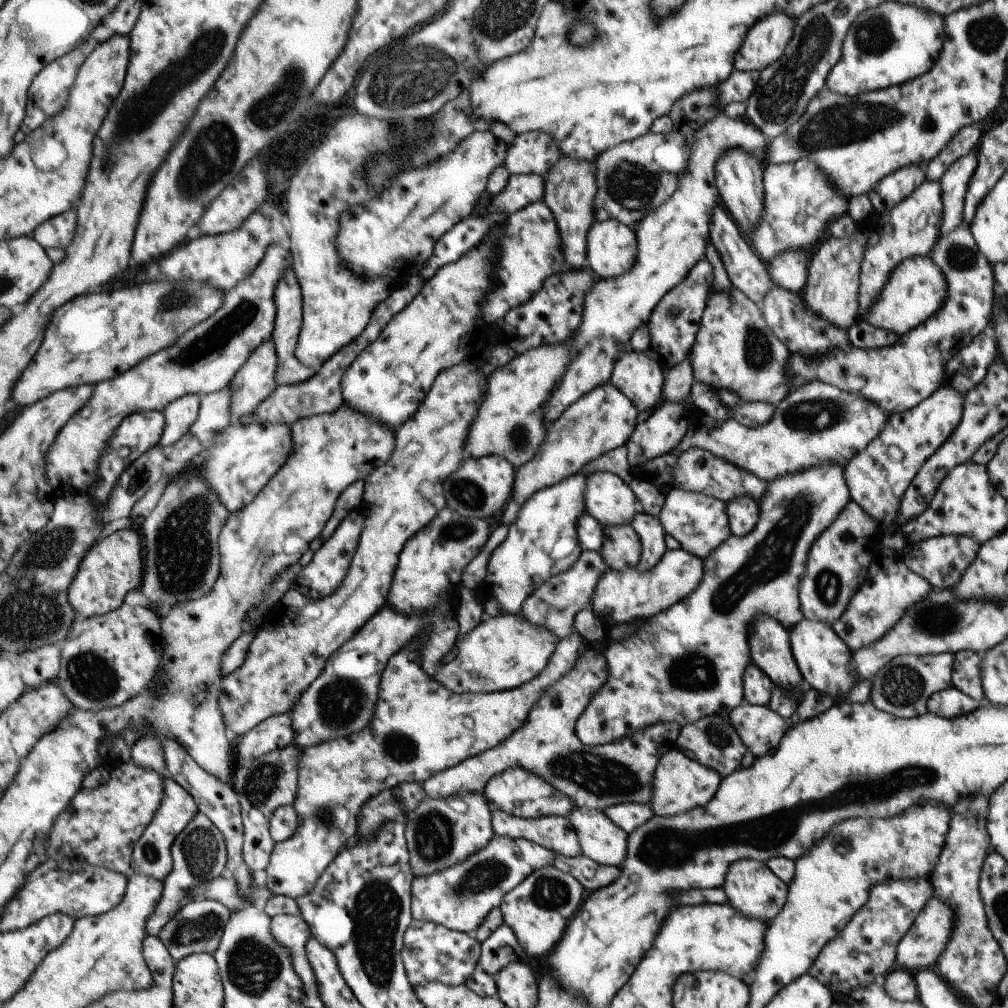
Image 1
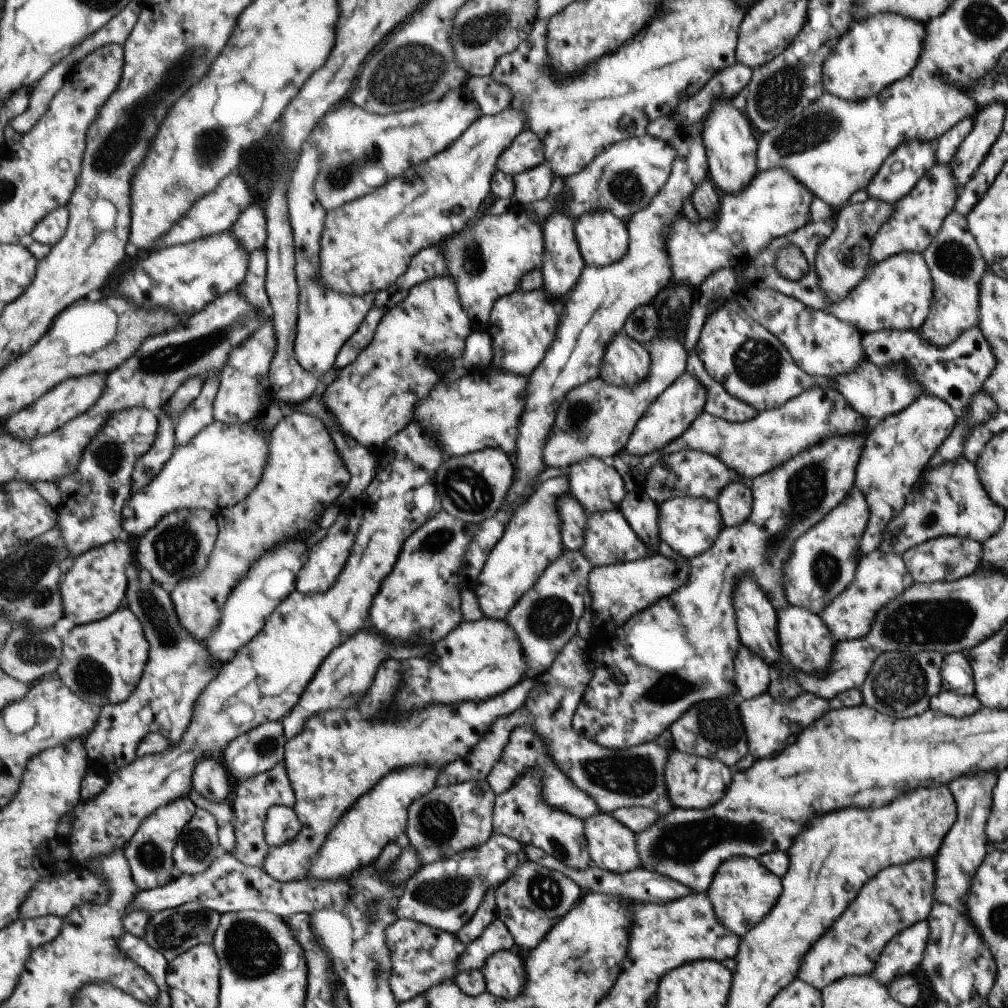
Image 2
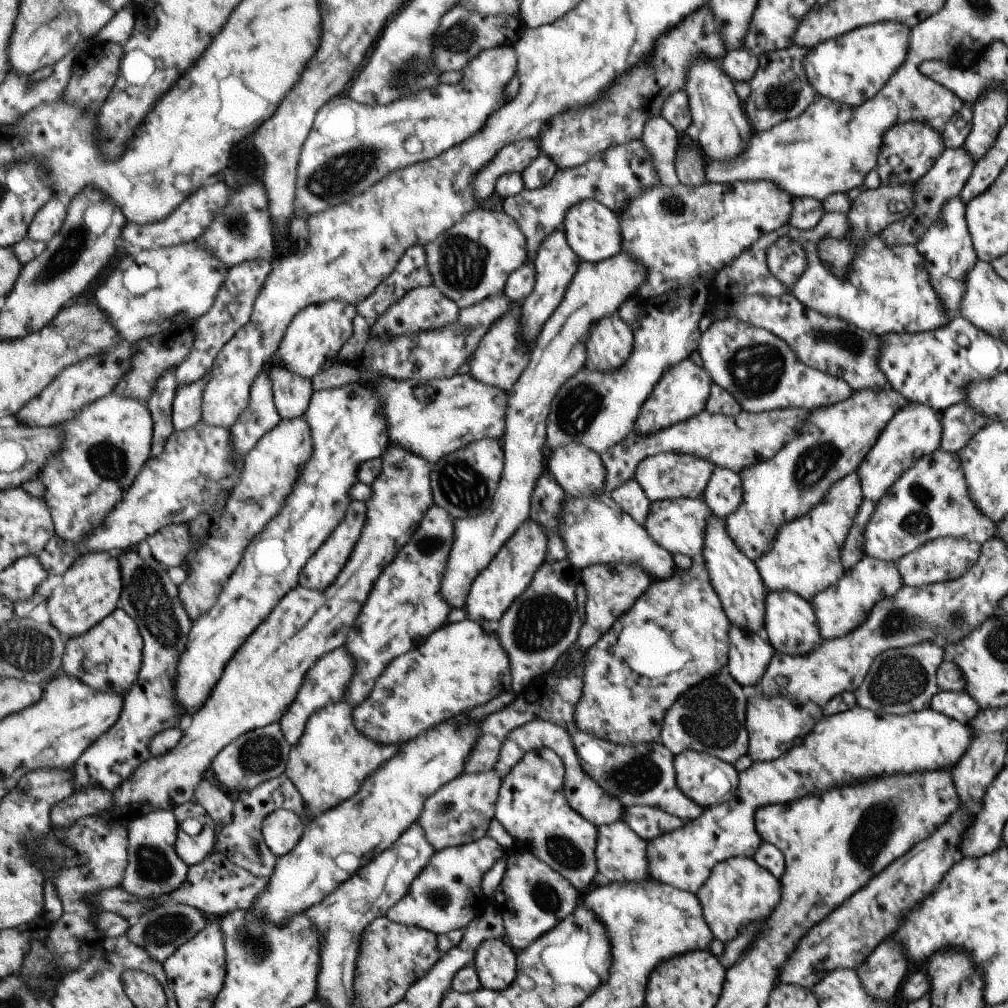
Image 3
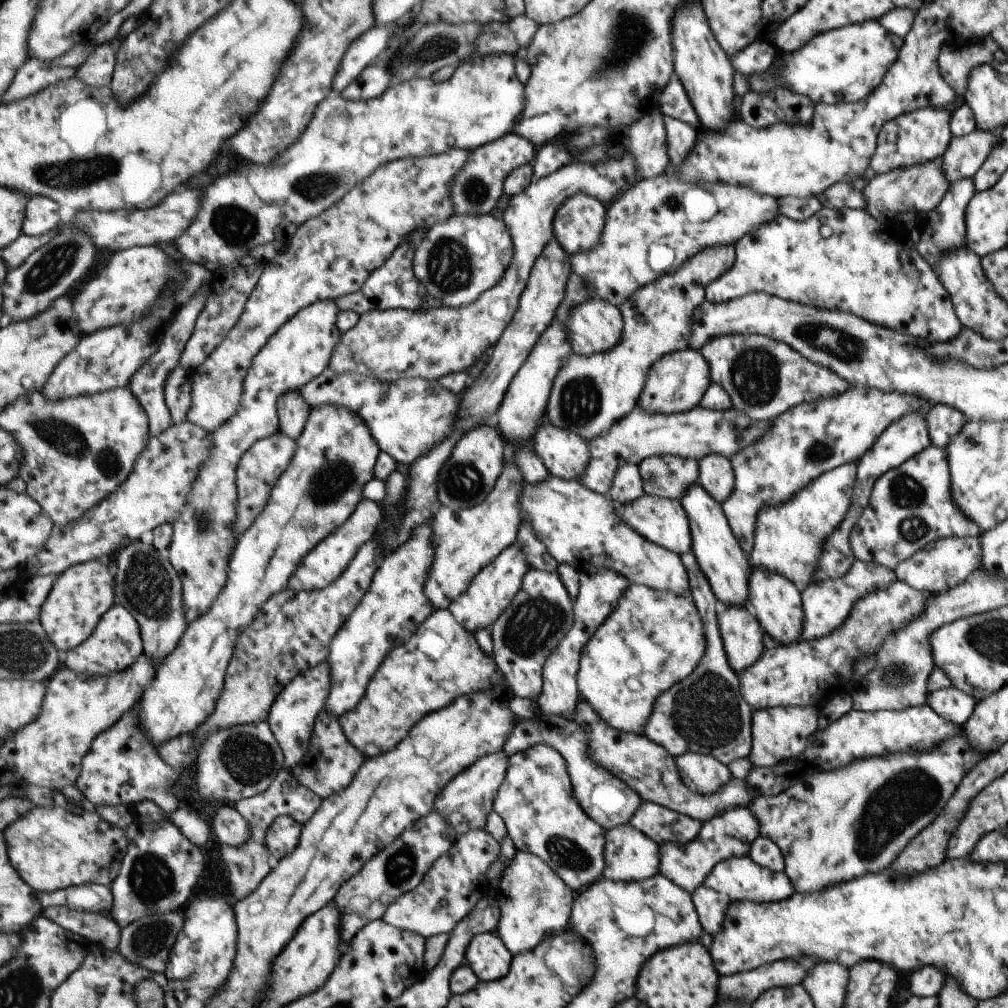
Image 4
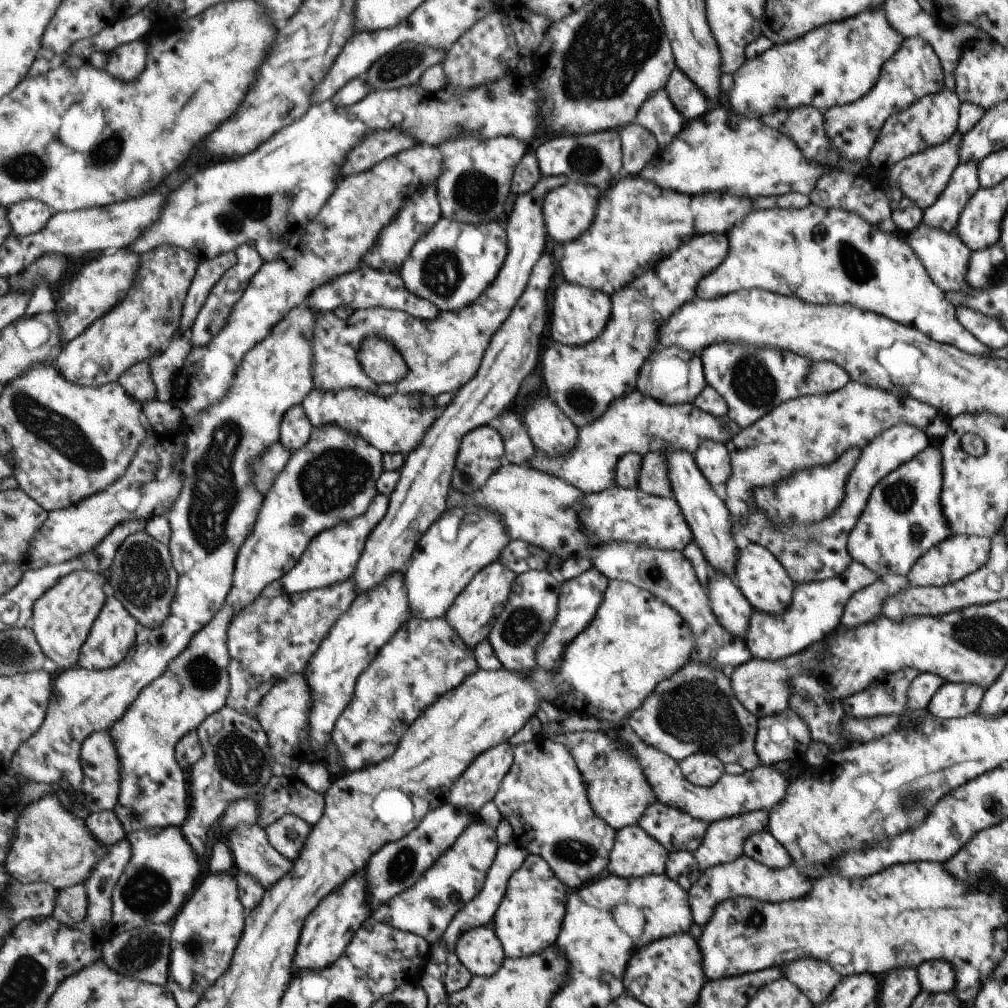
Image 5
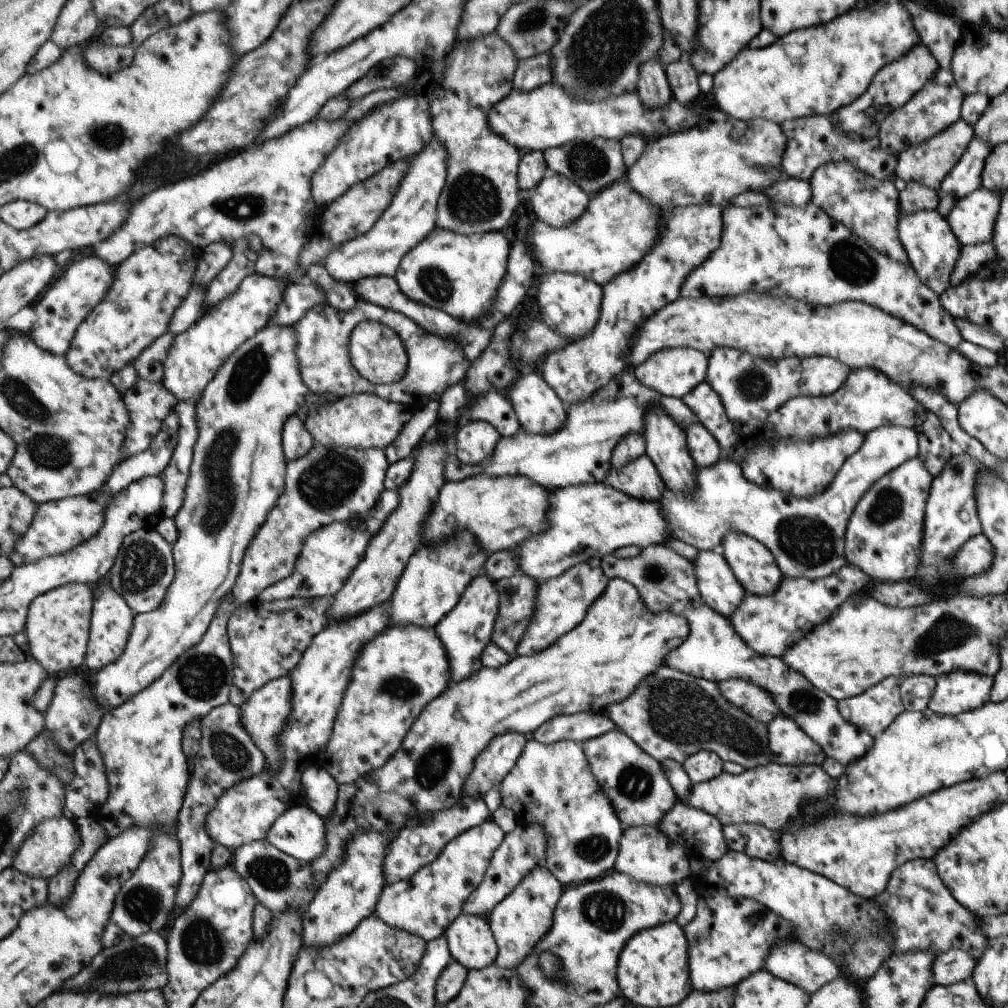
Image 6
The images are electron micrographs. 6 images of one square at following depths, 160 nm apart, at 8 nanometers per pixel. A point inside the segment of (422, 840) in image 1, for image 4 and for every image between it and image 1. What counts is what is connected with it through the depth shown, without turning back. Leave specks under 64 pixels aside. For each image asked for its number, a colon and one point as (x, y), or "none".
2: (449, 820)
3: (460, 812)
4: (466, 802)

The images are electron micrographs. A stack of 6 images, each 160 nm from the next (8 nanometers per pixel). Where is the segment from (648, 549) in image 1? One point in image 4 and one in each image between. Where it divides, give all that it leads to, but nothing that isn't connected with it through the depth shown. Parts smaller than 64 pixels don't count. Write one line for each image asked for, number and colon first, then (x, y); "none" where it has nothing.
2: (637, 508)
3: (630, 496)
4: (627, 485)

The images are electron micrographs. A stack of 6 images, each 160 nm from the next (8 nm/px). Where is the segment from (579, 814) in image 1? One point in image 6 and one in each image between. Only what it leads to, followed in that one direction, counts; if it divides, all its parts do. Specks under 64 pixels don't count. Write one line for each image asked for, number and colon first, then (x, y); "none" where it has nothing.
2: (613, 847)
3: (621, 854)
4: (630, 856)
5: (635, 854)
6: (644, 852)

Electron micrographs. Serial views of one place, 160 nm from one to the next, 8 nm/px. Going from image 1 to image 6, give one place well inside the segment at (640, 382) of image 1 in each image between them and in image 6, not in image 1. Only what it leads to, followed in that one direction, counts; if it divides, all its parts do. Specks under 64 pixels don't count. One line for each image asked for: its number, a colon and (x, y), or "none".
2: (625, 363)
3: (611, 342)
4: (595, 326)
5: (579, 314)
6: (570, 303)

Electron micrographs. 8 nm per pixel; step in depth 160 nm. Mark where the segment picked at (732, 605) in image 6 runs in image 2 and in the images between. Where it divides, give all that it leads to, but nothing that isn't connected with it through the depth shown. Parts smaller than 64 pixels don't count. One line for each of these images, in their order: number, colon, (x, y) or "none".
2: (751, 673)
3: (749, 654)
4: (741, 636)
5: (727, 603)

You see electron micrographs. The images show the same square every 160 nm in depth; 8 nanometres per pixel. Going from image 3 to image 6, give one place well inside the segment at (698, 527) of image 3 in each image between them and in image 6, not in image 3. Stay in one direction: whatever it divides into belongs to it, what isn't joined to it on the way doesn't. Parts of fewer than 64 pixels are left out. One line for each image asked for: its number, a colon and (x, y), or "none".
4: (662, 521)
5: (615, 514)
6: (588, 521)

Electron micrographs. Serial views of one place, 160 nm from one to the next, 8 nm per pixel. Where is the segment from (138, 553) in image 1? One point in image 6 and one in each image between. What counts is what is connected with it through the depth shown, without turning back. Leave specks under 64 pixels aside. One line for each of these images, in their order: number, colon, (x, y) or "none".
2: (95, 587)
3: (92, 588)
4: (80, 597)
5: (64, 617)
6: (58, 626)

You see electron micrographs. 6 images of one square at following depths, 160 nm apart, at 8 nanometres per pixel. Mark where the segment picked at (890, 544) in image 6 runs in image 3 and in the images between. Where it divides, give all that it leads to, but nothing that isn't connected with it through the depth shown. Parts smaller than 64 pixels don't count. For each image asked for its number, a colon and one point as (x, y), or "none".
3: (930, 500)
4: (909, 506)
5: (902, 518)

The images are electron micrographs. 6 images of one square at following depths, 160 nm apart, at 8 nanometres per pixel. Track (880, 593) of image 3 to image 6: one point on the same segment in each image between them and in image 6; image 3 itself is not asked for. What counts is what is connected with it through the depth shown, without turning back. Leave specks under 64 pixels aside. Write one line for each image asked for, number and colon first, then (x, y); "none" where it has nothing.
4: (826, 603)
5: (816, 607)
6: (769, 625)

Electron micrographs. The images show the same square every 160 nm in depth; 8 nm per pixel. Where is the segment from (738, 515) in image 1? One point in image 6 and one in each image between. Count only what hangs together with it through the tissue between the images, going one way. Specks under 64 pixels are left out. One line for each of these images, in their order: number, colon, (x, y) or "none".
2: (734, 500)
3: (723, 494)
4: (715, 475)
5: (712, 459)
6: (703, 448)

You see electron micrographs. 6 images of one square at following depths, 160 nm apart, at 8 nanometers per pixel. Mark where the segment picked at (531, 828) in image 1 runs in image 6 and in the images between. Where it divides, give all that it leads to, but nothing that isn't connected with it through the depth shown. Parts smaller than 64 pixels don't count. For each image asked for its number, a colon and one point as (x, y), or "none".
2: (522, 813)
3: (532, 806)
4: (537, 801)
5: (545, 797)
6: (553, 785)

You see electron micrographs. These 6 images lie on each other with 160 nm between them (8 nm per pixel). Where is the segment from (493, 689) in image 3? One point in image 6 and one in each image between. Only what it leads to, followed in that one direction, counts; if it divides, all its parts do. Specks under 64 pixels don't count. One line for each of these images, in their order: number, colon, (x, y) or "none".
4: (442, 661)
5: (426, 659)
6: (396, 675)

